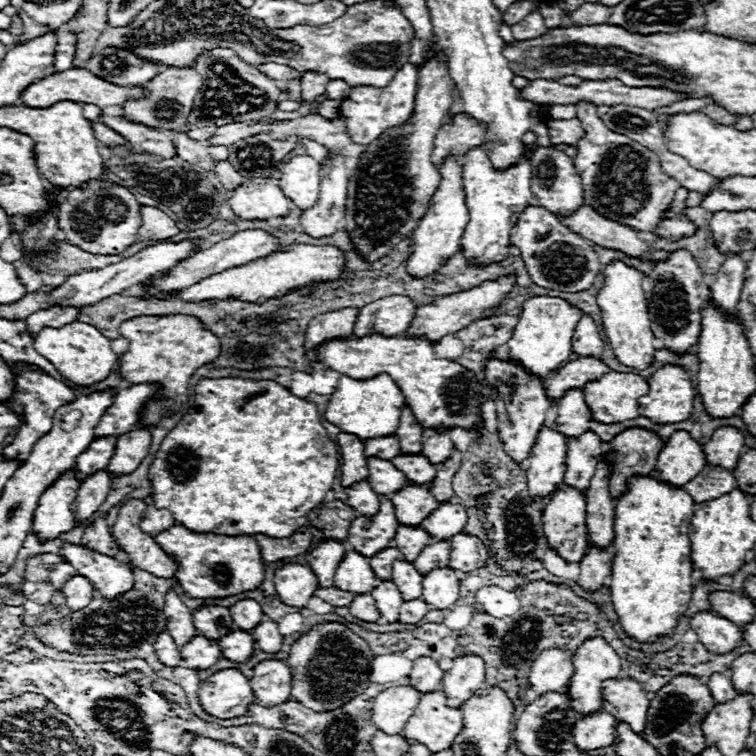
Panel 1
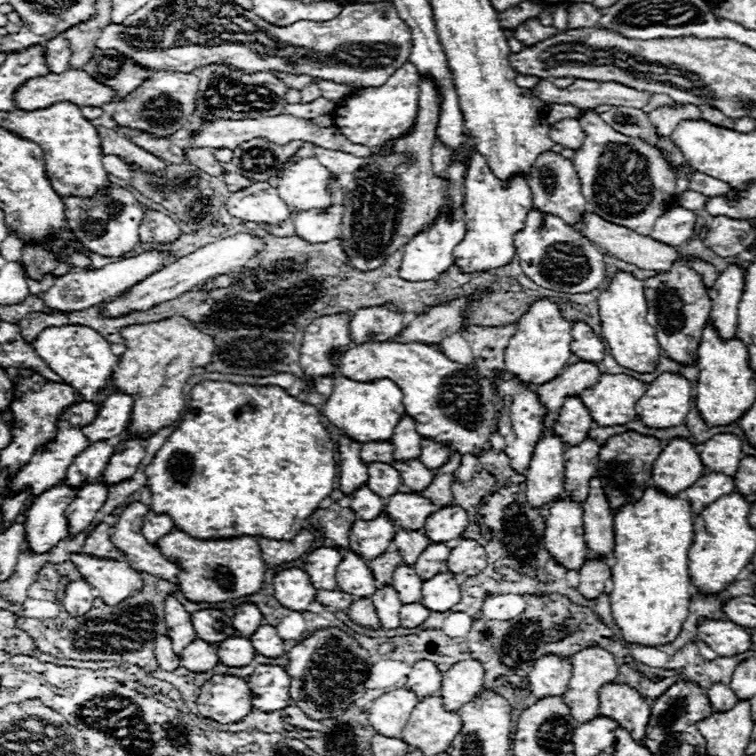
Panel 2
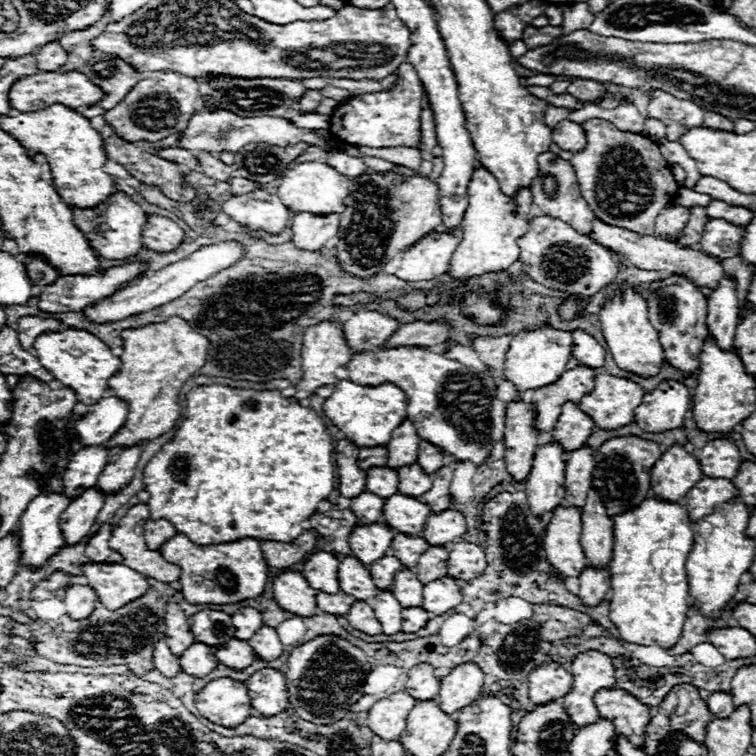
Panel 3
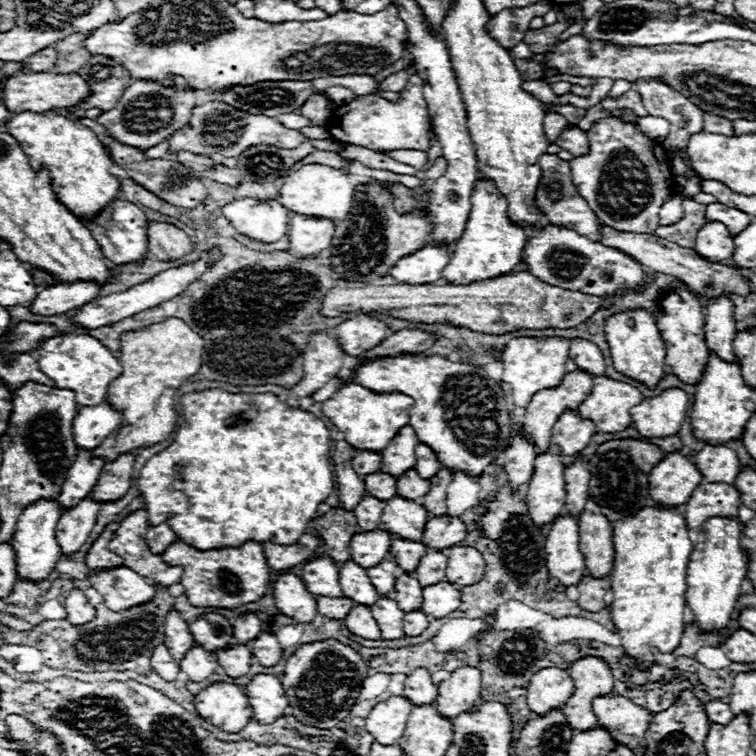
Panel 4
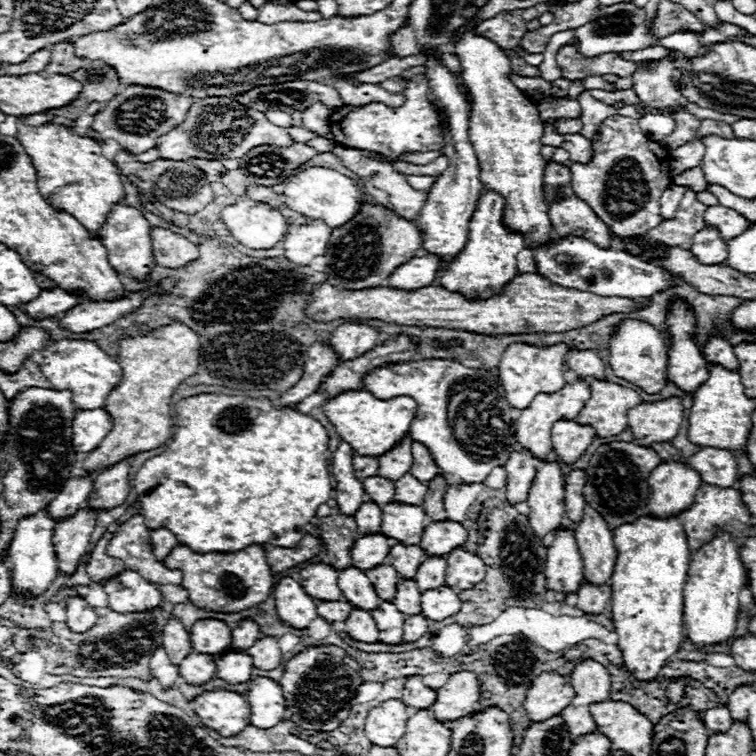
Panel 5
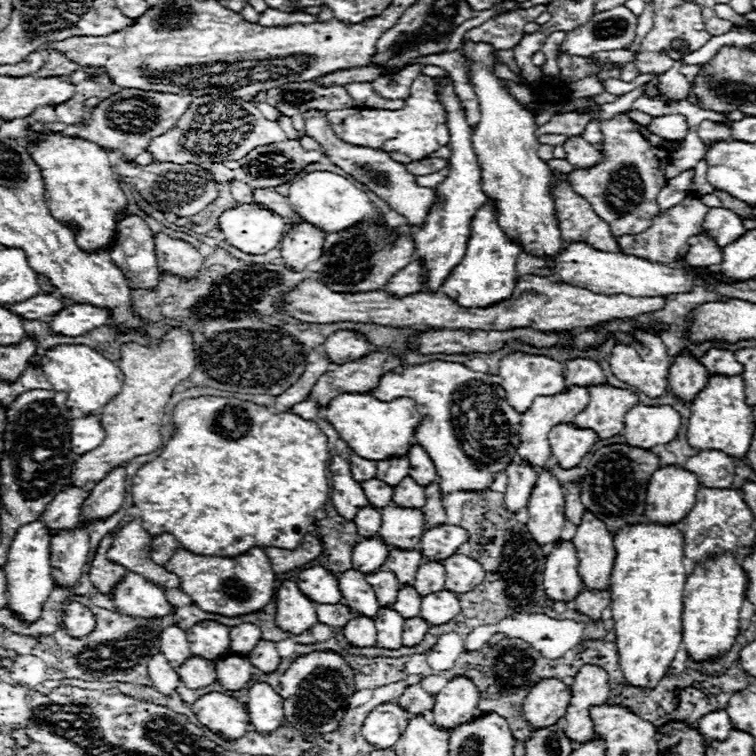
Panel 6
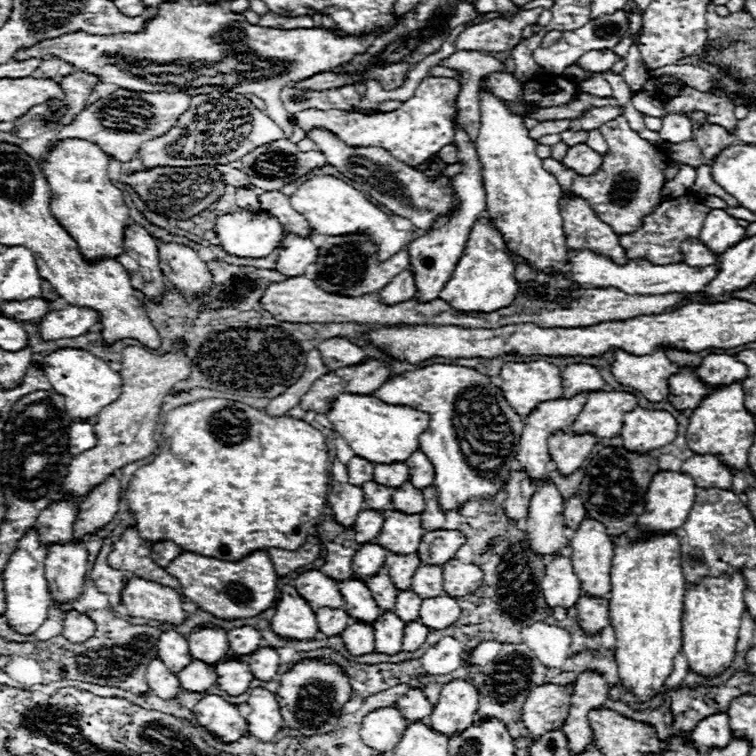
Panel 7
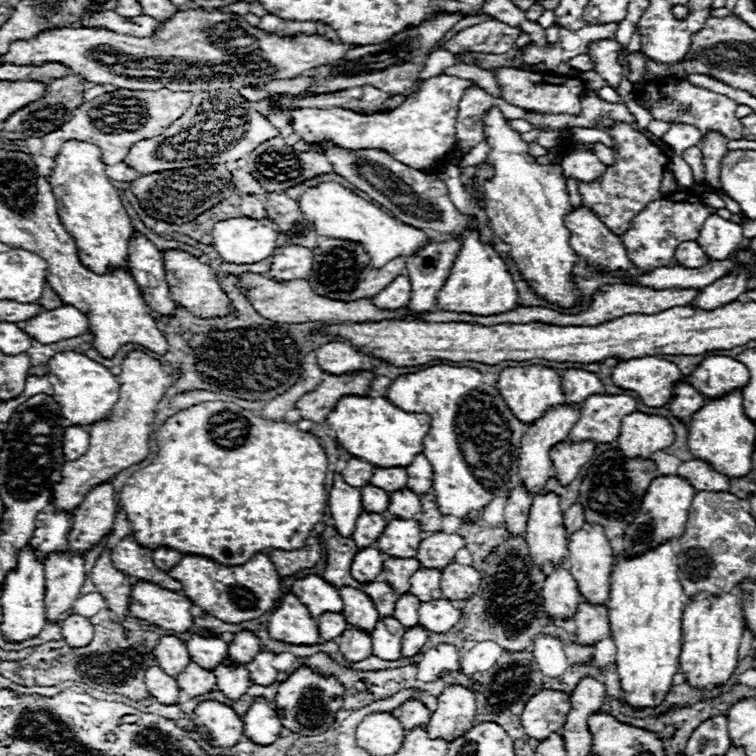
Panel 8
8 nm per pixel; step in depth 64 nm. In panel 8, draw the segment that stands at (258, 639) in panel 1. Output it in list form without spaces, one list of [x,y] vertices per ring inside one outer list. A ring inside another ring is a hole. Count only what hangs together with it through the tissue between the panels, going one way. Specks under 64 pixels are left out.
[[[266,650],[258,652],[258,656],[254,656],[254,660],[250,664],[246,664],[246,670],[250,672],[250,680],[254,684],[260,686],[270,686],[272,682],[276,682],[276,668],[272,666],[272,660],[276,658],[276,654],[270,654]]]

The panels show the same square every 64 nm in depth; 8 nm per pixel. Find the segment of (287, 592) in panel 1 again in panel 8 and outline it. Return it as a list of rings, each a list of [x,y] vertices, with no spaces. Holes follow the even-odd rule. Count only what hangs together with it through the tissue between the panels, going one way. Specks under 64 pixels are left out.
[[[292,592],[282,596],[278,608],[272,612],[266,630],[272,640],[284,644],[312,646],[320,642],[316,620],[310,618],[308,608],[302,602],[298,602],[298,598]]]

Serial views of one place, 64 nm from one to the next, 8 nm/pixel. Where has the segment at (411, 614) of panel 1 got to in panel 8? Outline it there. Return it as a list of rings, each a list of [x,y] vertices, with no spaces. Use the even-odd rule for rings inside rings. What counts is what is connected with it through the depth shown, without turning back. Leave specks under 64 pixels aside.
[[[422,626],[406,630],[406,636],[402,640],[402,656],[416,656],[416,654],[420,654],[422,646],[428,640],[428,634],[430,632],[426,632]]]

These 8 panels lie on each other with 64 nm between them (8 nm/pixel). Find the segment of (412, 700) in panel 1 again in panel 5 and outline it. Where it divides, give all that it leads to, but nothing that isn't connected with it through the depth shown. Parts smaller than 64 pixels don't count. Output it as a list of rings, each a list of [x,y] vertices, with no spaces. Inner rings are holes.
[[[386,700],[372,708],[364,722],[366,738],[382,748],[394,746],[402,734],[406,732],[410,708],[404,706],[400,700]]]

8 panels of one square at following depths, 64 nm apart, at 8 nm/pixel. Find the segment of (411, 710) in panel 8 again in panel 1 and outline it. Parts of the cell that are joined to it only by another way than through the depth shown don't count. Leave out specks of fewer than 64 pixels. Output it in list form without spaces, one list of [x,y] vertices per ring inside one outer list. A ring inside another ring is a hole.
[[[422,656],[422,658],[414,660],[412,672],[408,676],[410,678],[408,684],[422,694],[424,692],[434,692],[434,690],[440,690],[442,676],[444,676],[444,672],[438,668],[438,662]]]

